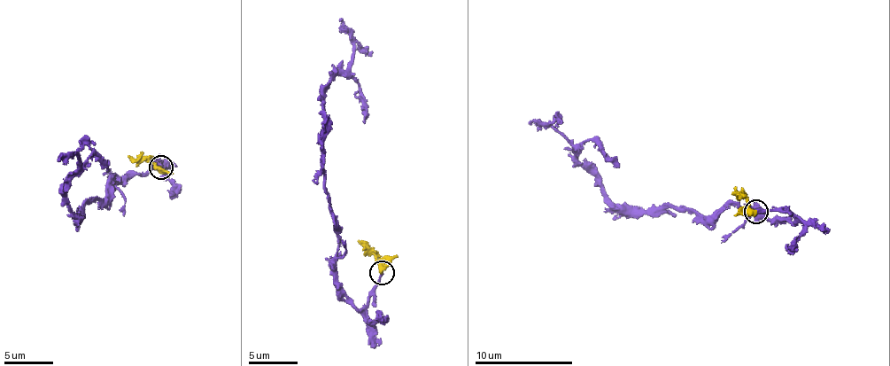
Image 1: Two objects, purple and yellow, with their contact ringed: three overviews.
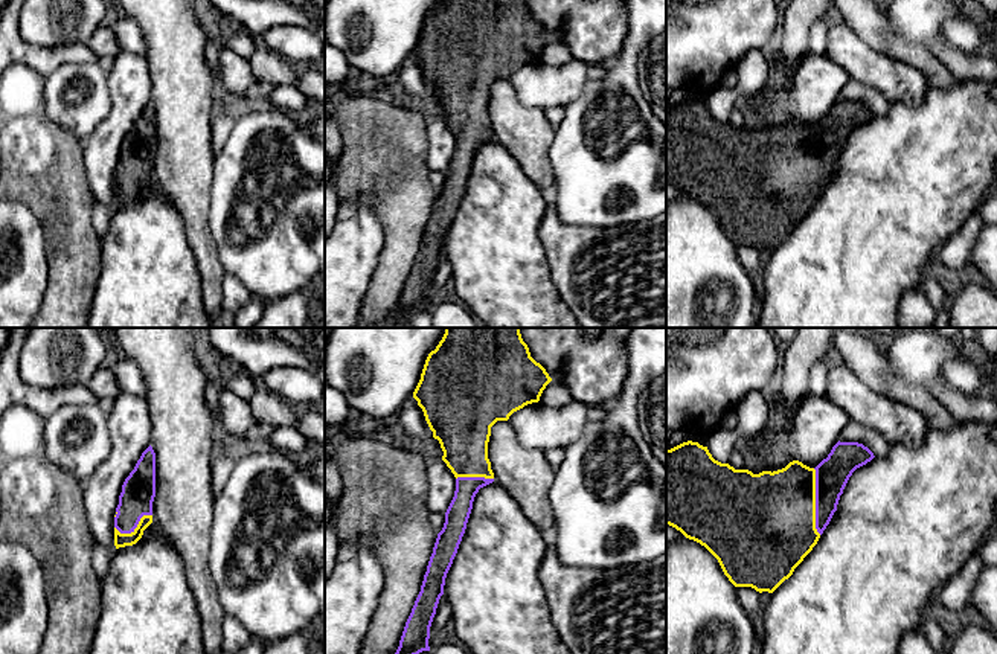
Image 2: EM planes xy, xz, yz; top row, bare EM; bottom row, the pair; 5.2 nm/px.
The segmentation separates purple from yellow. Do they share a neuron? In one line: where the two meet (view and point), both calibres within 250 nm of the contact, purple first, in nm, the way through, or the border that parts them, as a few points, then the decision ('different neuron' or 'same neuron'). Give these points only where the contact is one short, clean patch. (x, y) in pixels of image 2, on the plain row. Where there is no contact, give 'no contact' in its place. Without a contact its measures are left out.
meets purple in yz at (816, 160); 180 nm thick on the purple side, 460 nm on the other; runs through yz (833, 131), (816, 150), (816, 160), (798, 160), (772, 174); same neuron

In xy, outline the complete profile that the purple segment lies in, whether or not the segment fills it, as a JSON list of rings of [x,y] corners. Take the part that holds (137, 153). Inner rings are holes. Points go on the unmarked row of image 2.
[[[149,104],[125,137],[114,174],[116,207],[136,203],[152,181],[155,111]]]

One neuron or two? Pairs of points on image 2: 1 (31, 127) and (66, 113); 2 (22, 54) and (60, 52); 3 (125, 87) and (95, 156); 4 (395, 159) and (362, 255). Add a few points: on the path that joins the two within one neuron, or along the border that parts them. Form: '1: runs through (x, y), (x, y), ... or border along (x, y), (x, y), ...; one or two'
1: border along (43, 84), (44, 115), (78, 141); two
2: runs through (31, 55), (51, 55); one
3: runs through (119, 104), (119, 122), (110, 139); one
4: border along (343, 200), (360, 198), (374, 212), (381, 250); two

